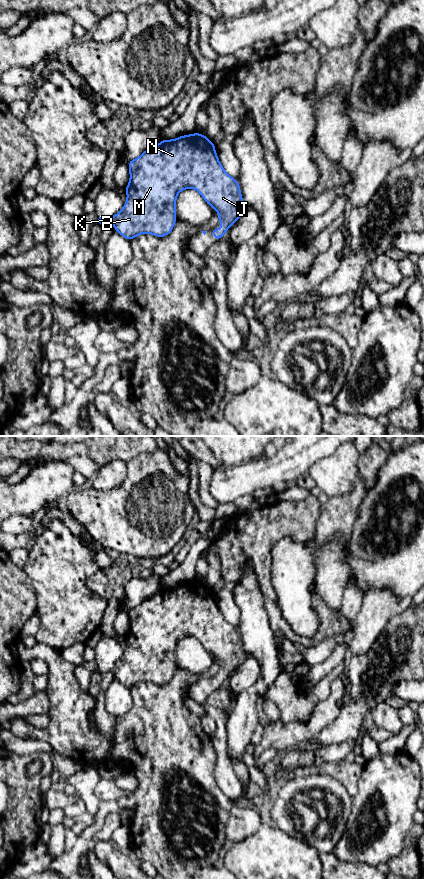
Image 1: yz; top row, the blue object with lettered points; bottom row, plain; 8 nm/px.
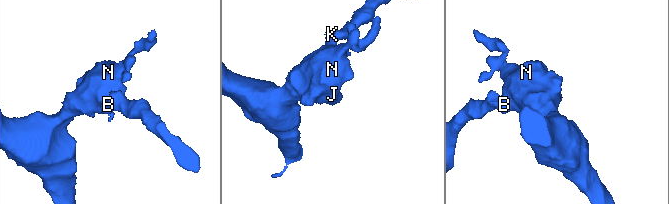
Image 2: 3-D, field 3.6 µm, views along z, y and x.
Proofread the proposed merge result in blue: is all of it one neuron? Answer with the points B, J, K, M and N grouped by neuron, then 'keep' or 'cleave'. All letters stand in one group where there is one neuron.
B J M N / K | cleave

